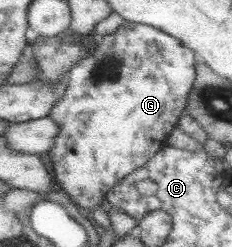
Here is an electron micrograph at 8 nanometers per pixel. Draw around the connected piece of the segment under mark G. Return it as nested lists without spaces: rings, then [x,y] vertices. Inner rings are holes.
[[[126,21],[118,29],[118,32],[114,34],[98,36],[96,46],[95,51],[90,56],[85,56],[70,70],[64,94],[49,114],[60,127],[54,148],[49,151],[49,157],[53,162],[53,174],[56,176],[56,181],[58,181],[60,188],[66,192],[66,195],[71,198],[71,201],[74,204],[78,204],[78,206],[82,206],[82,208],[88,210],[88,212],[90,212],[90,210],[93,212],[97,208],[100,208],[104,199],[107,199],[107,195],[115,189],[118,183],[129,175],[132,175],[136,170],[147,165],[147,163],[151,161],[152,158],[155,158],[155,155],[164,148],[165,140],[168,140],[170,132],[174,130],[174,127],[178,126],[180,117],[186,113],[189,101],[188,97],[190,97],[197,77],[197,64],[200,59],[195,50],[188,48],[179,38],[176,38],[175,35],[168,34],[149,24],[130,21]]]

